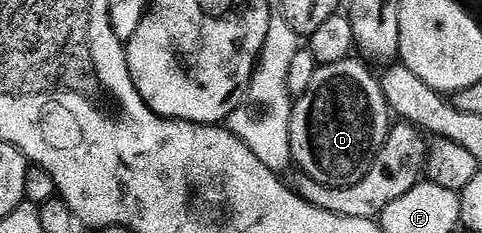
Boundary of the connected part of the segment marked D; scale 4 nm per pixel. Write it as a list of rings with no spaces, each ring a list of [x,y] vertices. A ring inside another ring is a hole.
[[[349,59],[317,68],[310,87],[295,102],[292,110],[292,136],[298,139],[294,161],[303,176],[330,187],[354,187],[376,163],[376,156],[384,150],[390,132],[390,110],[377,74],[372,74],[363,60]]]

